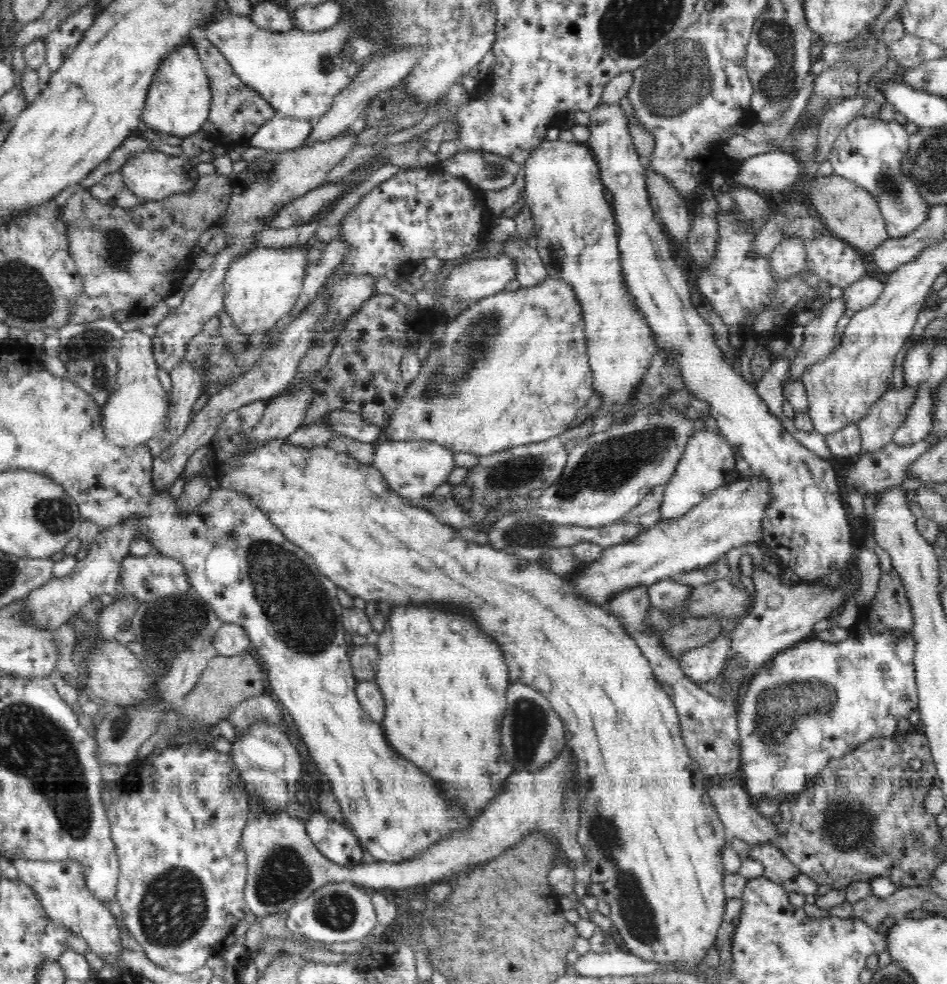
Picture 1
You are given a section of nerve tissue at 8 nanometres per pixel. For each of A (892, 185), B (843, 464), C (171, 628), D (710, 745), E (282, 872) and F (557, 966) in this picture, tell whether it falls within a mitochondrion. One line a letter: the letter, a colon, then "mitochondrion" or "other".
A: mitochondrion
B: other
C: mitochondrion
D: other
E: mitochondrion
F: other

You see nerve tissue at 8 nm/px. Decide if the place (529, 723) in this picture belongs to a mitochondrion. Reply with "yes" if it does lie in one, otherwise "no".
yes

